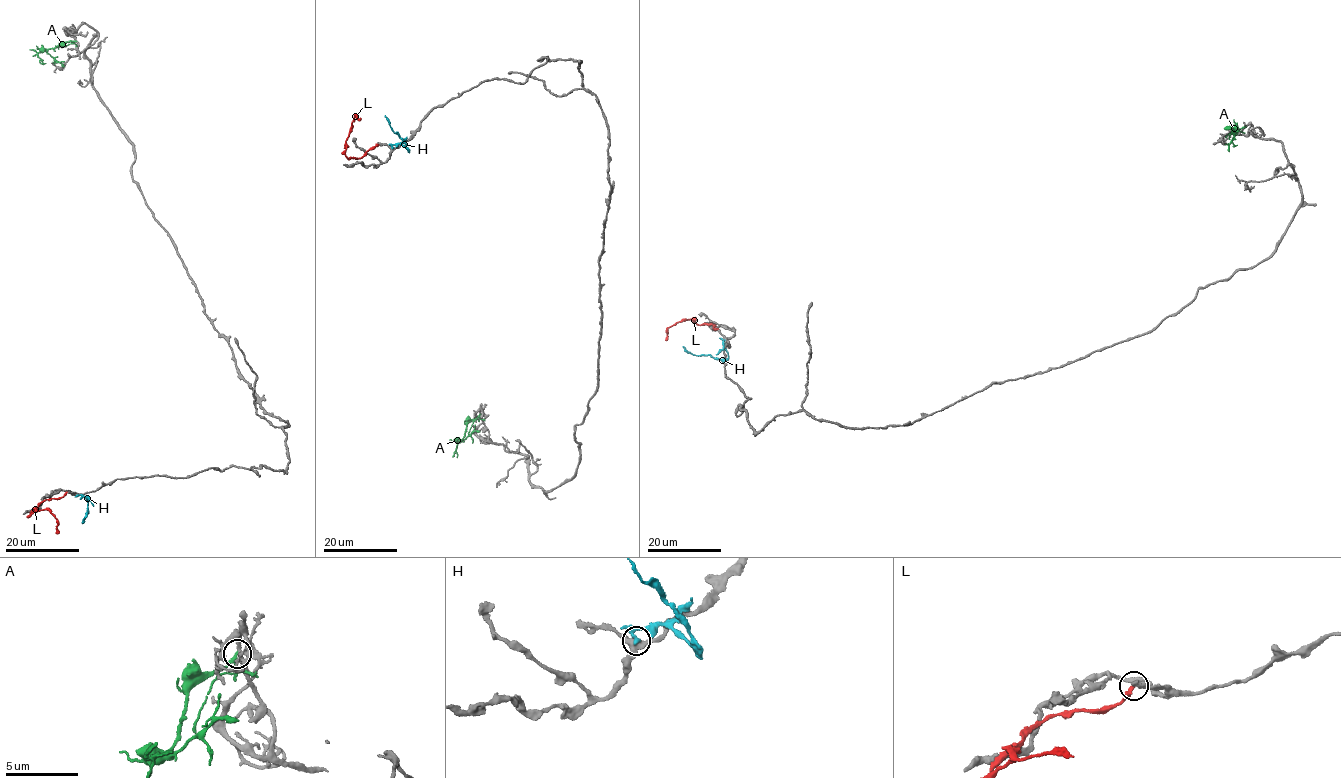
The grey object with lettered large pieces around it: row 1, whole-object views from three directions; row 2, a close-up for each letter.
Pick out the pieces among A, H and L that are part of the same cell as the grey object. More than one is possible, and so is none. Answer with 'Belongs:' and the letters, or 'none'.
Belongs: none

